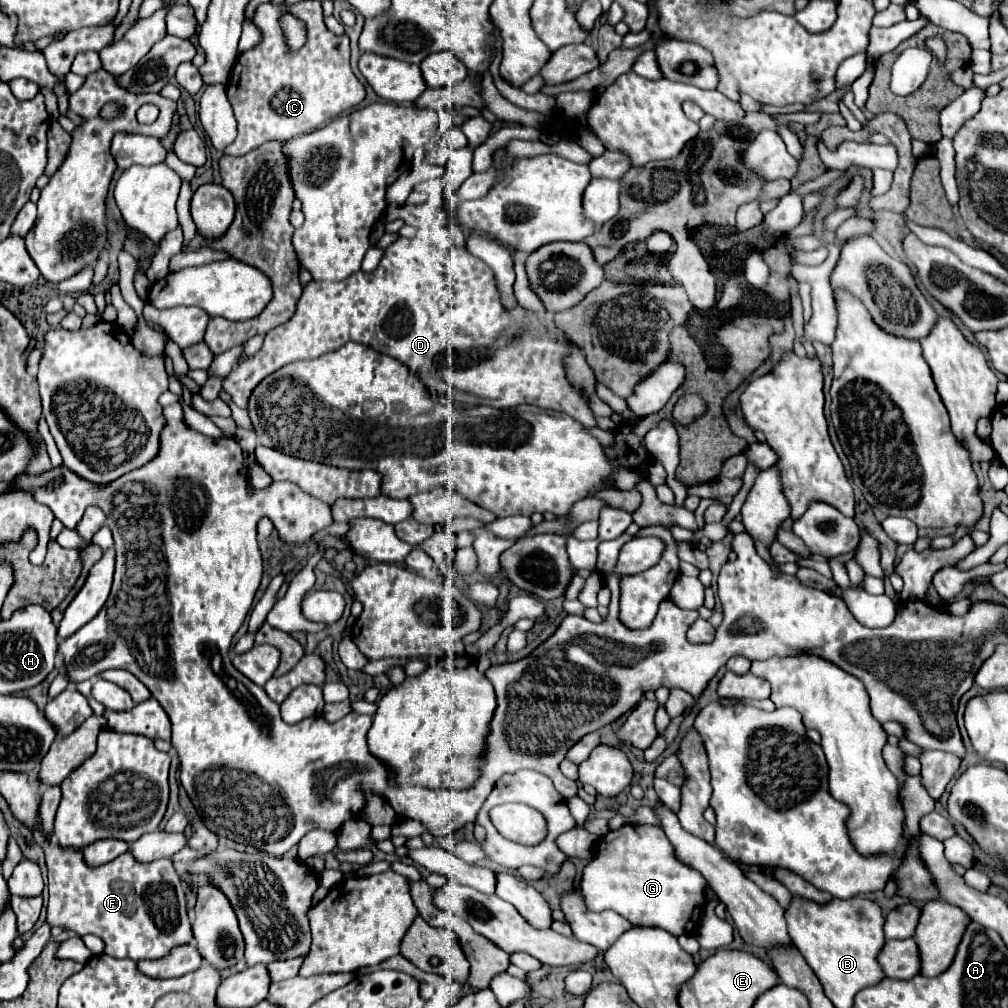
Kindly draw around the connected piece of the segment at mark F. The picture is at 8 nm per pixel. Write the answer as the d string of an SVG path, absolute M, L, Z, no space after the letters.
M41 841L45 849L47 869L49 869L49 903L47 903L47 923L51 927L63 927L75 931L79 937L93 933L103 939L105 953L115 959L161 959L169 955L179 943L191 943L191 921L185 907L185 887L171 863L171 859L157 859L153 863L137 863L131 853L123 853L111 863L97 869L85 865L81 851L61 849L57 843Z

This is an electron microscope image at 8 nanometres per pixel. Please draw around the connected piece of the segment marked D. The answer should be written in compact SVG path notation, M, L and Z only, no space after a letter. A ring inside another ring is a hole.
M397 237L397 241L385 249L375 273L357 271L351 277L335 283L311 281L303 289L295 315L265 335L265 343L257 355L239 361L237 371L231 371L225 377L227 381L223 381L223 389L237 406L246 409L253 389L267 375L275 373L291 361L315 359L323 353L335 351L349 341L363 343L383 355L401 361L403 365L411 367L415 375L427 375L427 385L435 391L445 393L455 405L471 403L503 409L529 403L541 409L563 411L585 427L595 427L593 413L589 411L583 395L565 379L561 361L567 351L563 345L565 341L549 333L533 313L521 307L505 311L499 303L493 271L481 259L475 259L467 249L453 247L451 251L439 255L435 247L419 239L405 237ZM421 311L427 315L425 325L421 325Z

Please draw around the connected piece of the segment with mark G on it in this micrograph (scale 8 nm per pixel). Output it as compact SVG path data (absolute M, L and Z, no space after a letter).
M627 824L605 835L595 859L585 865L579 887L587 909L611 909L633 925L661 927L675 937L691 935L697 929L705 905L705 879L679 861L663 829L651 825Z

